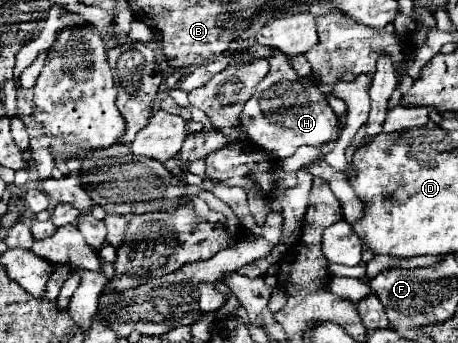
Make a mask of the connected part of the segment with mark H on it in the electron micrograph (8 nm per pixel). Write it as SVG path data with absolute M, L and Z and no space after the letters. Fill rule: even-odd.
M273 49L269 63L271 69L267 77L259 83L251 101L245 103L239 129L243 129L257 147L279 157L279 160L291 157L302 145L321 147L335 141L341 133L341 123L319 87L309 77L299 77L291 67L289 57L281 51Z

